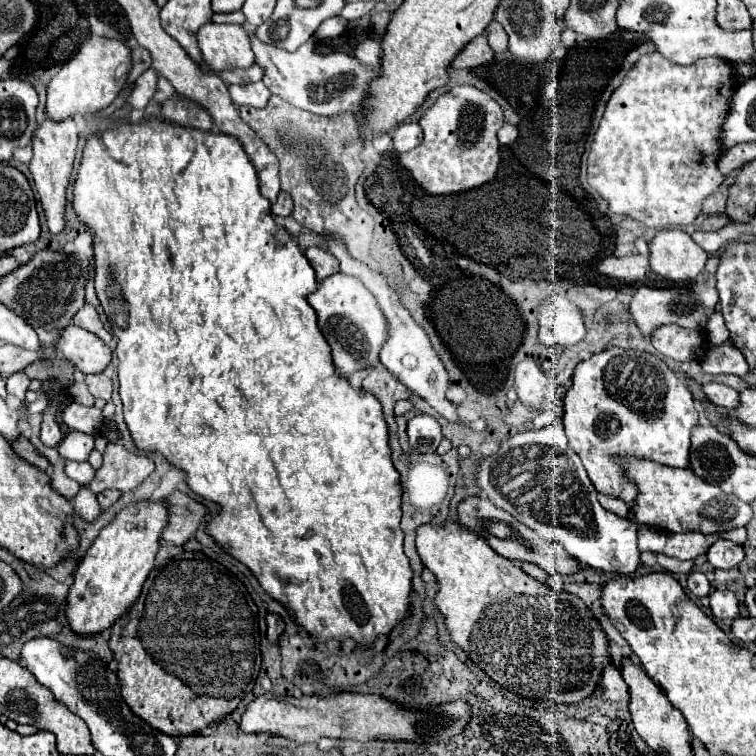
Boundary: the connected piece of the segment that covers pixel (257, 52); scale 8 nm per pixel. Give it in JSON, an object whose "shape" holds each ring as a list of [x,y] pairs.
{"shape":[[[246,28],[252,52],[256,56],[256,64],[264,70],[262,82],[266,88],[280,96],[282,100],[290,102],[296,108],[308,110],[318,116],[332,116],[340,112],[362,112],[362,98],[366,92],[366,82],[374,76],[374,70],[360,66],[360,62],[348,54],[332,52],[332,54],[316,54],[314,52],[314,40],[308,40],[302,44],[296,52],[286,52],[282,48],[276,48],[272,44],[262,44],[258,38],[254,38],[254,30]]]}

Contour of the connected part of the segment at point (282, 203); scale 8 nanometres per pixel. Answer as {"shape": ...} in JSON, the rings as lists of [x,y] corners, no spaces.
{"shape":[[[280,192],[278,200],[272,204],[272,214],[276,216],[290,216],[292,214],[292,200],[288,192]]]}

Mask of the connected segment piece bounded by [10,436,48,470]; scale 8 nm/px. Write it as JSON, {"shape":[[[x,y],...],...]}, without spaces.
{"shape":[[[18,436],[18,440],[12,440],[10,444],[12,444],[12,450],[14,450],[20,458],[24,458],[26,462],[38,466],[40,470],[46,470],[46,468],[48,468],[48,460],[46,460],[42,454],[38,454],[38,450],[32,446],[32,442],[30,442],[26,436]]]}

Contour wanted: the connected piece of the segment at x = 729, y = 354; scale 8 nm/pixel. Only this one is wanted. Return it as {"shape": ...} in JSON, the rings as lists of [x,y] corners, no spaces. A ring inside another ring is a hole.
{"shape":[[[730,339],[719,347],[709,343],[700,365],[711,375],[734,374],[743,377],[749,371],[744,355]]]}

